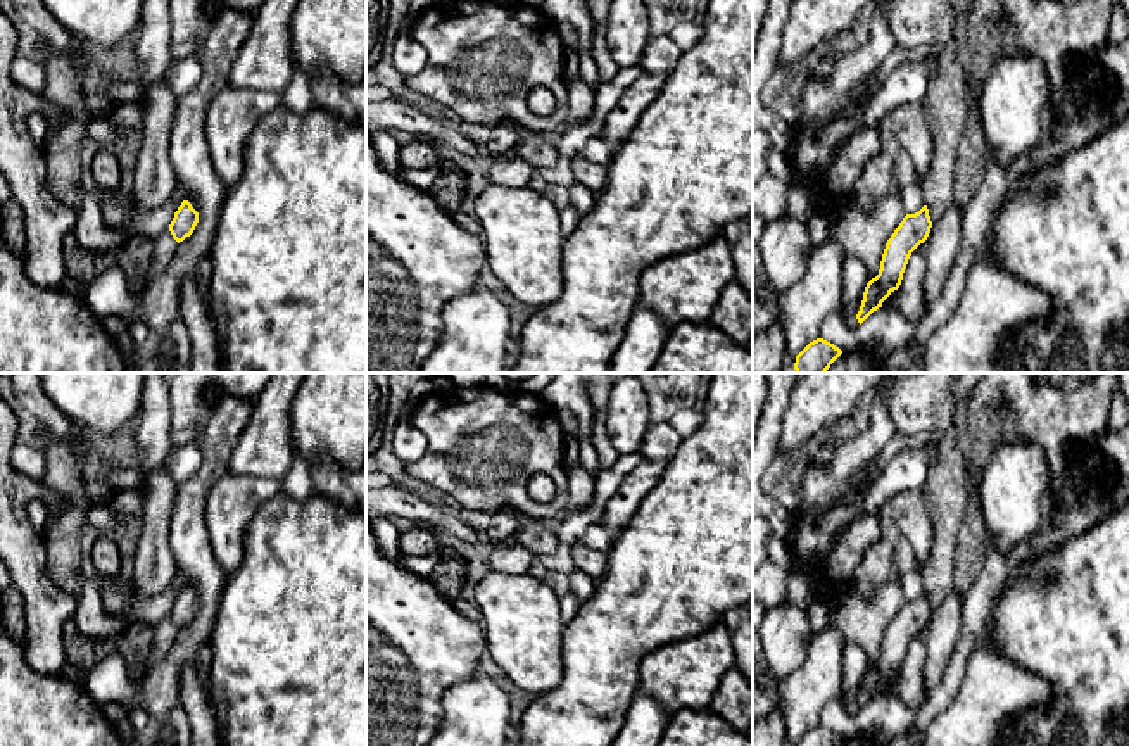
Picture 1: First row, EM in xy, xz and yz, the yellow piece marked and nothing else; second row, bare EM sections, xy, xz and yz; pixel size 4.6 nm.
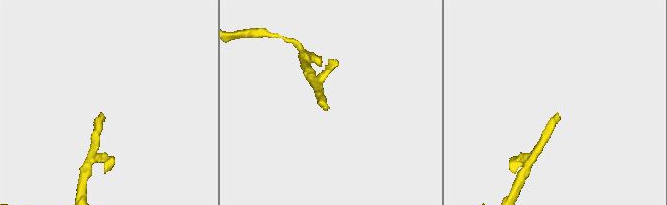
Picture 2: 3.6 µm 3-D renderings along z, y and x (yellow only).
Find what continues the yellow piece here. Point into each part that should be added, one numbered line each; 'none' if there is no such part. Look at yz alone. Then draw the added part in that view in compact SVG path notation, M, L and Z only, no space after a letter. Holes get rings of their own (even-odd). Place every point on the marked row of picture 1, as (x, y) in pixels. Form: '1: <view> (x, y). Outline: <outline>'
none

